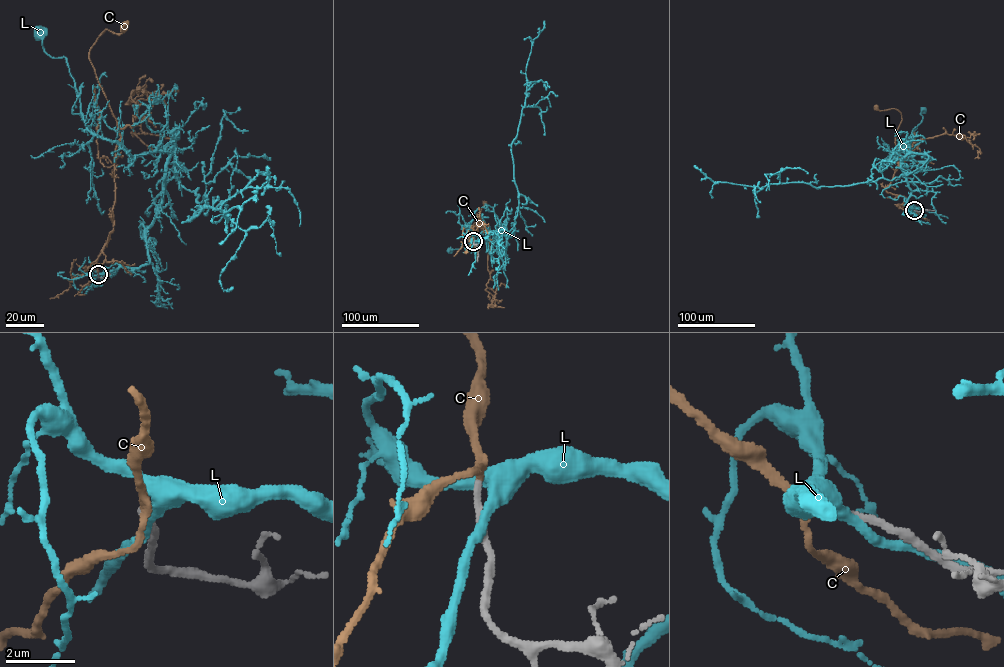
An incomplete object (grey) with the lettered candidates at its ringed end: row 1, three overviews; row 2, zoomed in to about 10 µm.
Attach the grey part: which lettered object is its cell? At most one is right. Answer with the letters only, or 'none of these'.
C

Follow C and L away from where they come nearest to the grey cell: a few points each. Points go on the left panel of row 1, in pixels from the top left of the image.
C: (97, 274), (98, 255), (113, 229), (120, 133), (89, 50), (106, 29), (121, 34), (125, 26)
L: (98, 274), (148, 261), (145, 230), (175, 174), (174, 142), (131, 155), (95, 136), (66, 60), (38, 34)

